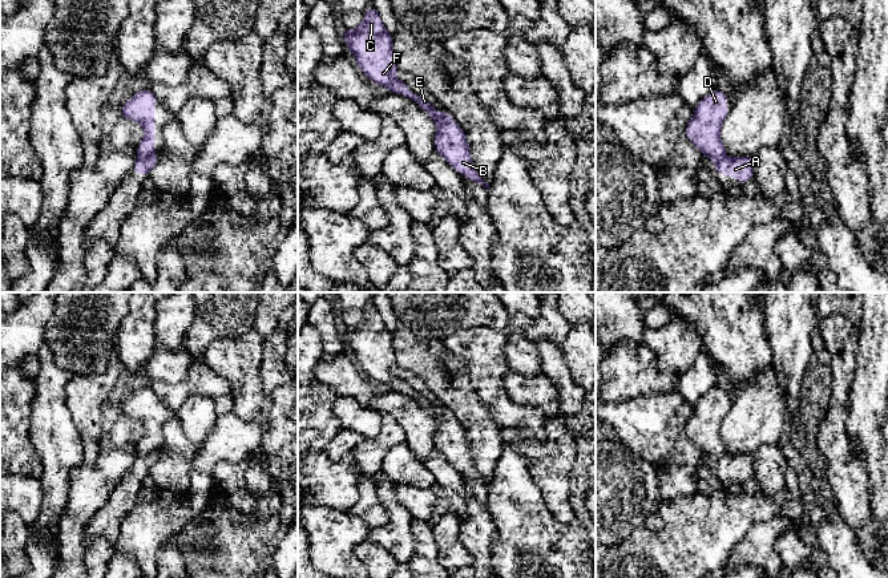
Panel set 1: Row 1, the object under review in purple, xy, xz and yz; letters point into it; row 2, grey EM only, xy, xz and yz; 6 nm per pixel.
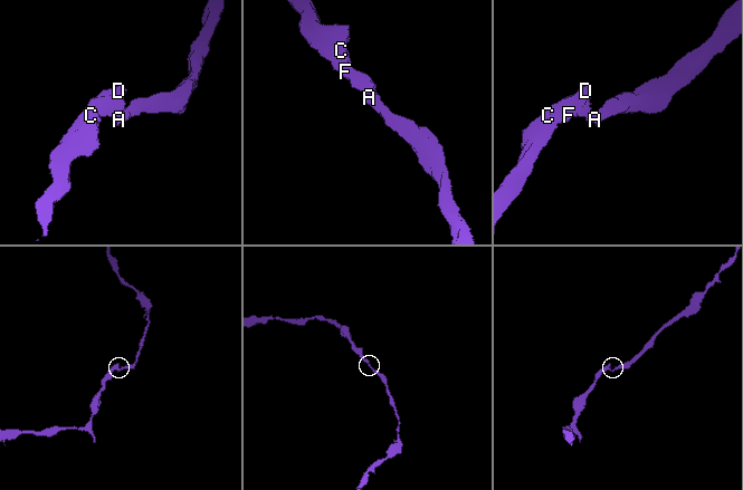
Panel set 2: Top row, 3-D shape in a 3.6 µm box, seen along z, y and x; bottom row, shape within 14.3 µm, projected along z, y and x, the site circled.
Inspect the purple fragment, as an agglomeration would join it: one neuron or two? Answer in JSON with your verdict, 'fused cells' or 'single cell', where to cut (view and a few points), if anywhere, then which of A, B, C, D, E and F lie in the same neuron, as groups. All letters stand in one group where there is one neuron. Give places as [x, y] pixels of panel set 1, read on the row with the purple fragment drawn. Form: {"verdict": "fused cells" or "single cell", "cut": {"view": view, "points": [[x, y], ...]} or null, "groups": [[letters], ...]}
{"verdict": "fused cells", "cut": {"view": "xy", "points": [[154, 153], [137, 160]]}, "groups": [["A", "B"], ["C", "D", "E", "F"]]}

